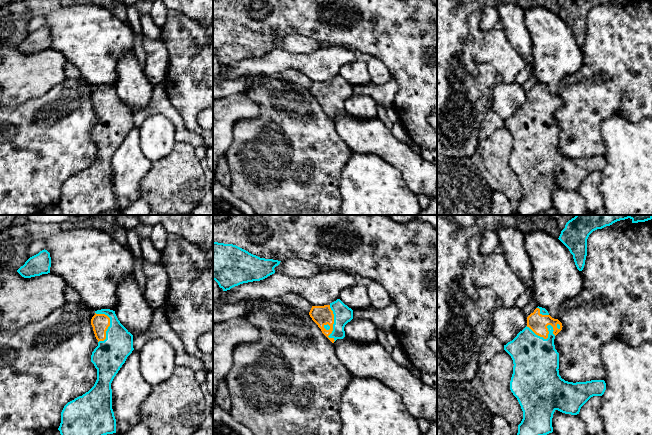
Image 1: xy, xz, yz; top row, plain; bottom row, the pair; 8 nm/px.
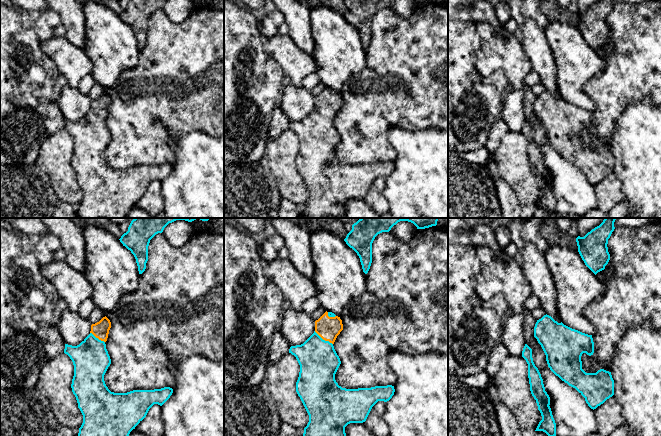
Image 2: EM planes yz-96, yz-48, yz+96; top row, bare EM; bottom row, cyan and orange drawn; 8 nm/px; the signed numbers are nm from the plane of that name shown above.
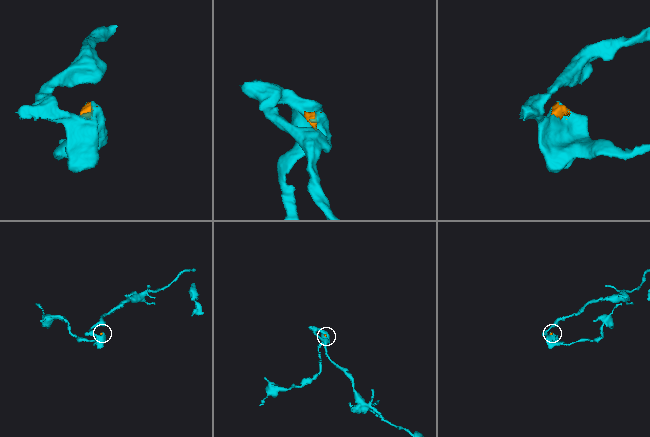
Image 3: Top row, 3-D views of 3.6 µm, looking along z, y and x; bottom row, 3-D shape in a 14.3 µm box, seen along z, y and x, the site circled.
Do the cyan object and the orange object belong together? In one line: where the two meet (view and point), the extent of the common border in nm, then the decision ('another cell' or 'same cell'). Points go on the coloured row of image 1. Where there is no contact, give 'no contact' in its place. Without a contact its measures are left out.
meets cyan in yz at (548, 335); contact 260 nm long; same cell

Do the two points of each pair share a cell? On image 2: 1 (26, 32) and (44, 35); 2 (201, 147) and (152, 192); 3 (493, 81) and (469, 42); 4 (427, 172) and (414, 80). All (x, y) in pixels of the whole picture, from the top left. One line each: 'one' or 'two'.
1: two
2: two
3: one
4: two

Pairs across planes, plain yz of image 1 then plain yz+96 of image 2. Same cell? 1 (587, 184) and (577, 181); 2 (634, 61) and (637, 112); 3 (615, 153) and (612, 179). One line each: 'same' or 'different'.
1: different
2: different
3: different

